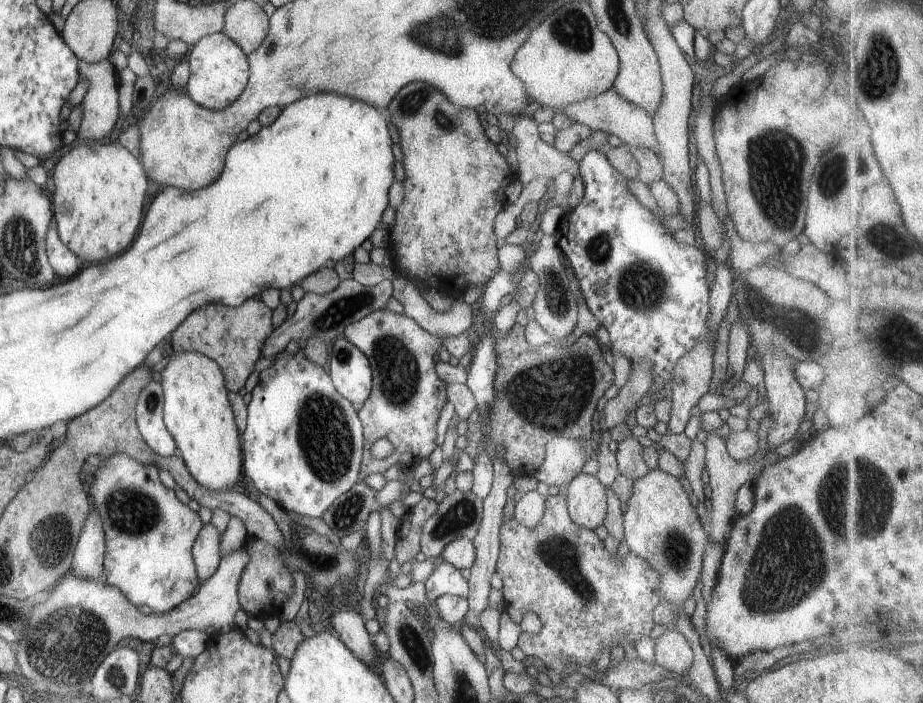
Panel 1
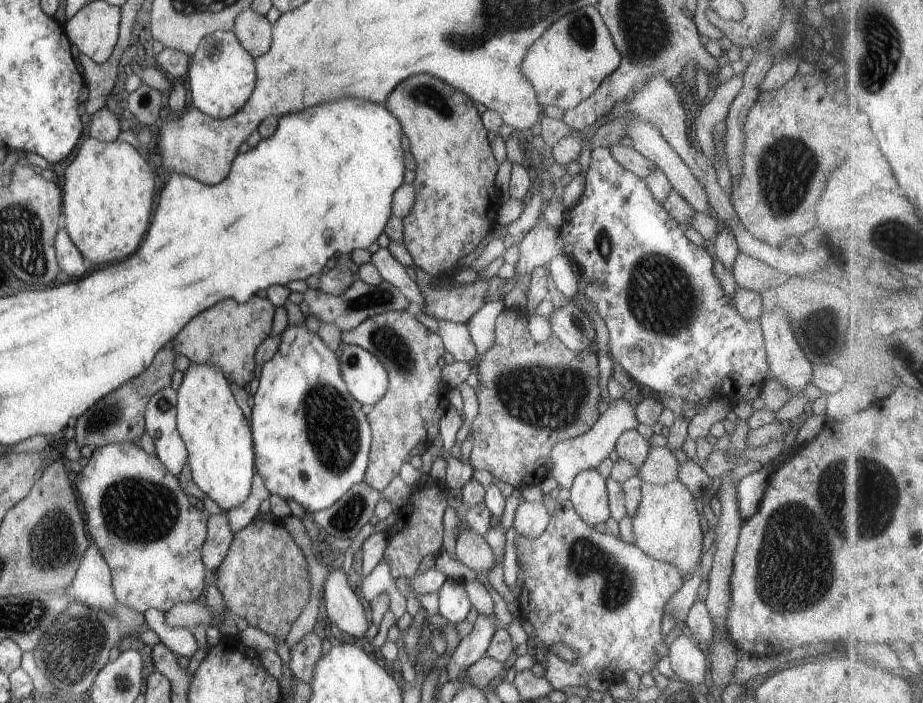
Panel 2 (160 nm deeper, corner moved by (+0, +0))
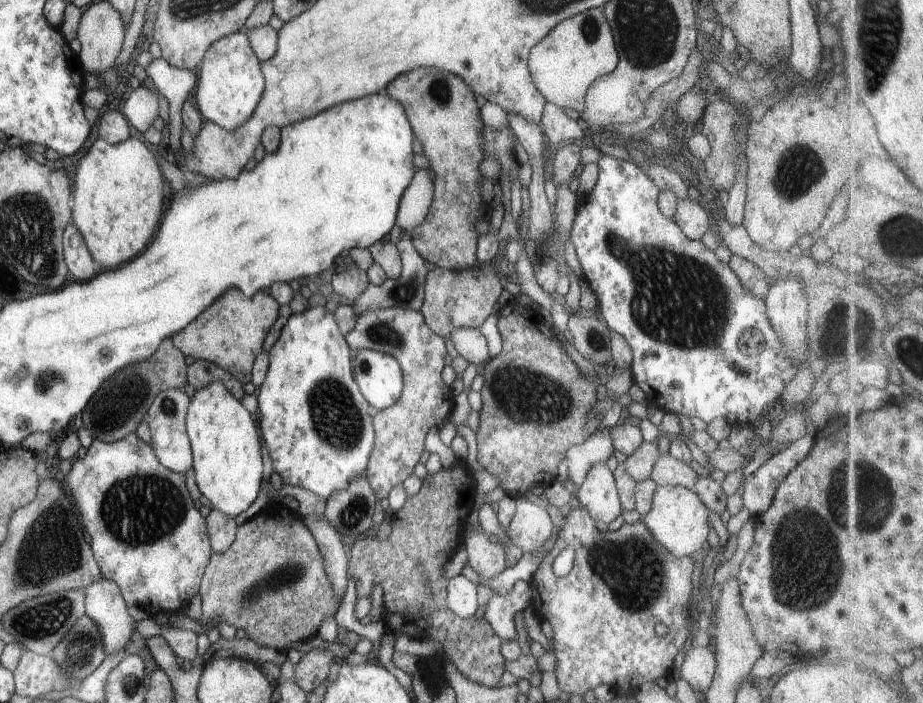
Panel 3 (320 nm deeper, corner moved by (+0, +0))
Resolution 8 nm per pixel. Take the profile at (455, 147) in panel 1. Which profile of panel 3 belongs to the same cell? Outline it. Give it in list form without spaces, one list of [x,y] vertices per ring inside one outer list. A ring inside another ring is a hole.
[[[419,67],[392,78],[383,88],[383,92],[397,101],[406,112],[411,130],[420,142],[422,153],[429,161],[431,170],[435,173],[435,178],[432,179],[433,192],[429,210],[423,222],[409,231],[414,249],[431,268],[458,271],[474,267],[477,264],[476,242],[479,235],[475,233],[473,223],[477,219],[479,205],[483,202],[479,195],[479,185],[483,177],[479,174],[477,166],[483,160],[482,128],[484,124],[472,90],[462,81],[461,77],[449,71],[433,67]]]

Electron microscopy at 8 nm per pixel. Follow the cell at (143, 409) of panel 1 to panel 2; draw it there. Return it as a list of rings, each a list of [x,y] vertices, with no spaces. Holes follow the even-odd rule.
[[[159,389],[144,406],[144,432],[152,438],[156,457],[177,476],[187,460],[187,451],[176,429],[176,391]]]

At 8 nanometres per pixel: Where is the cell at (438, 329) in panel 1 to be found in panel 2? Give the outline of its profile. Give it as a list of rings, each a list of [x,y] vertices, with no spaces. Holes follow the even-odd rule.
[[[379,247],[371,253],[370,262],[373,263],[383,281],[398,288],[409,302],[414,302],[422,310],[423,295],[418,289],[416,281],[406,273],[406,267],[393,259],[387,247]]]

